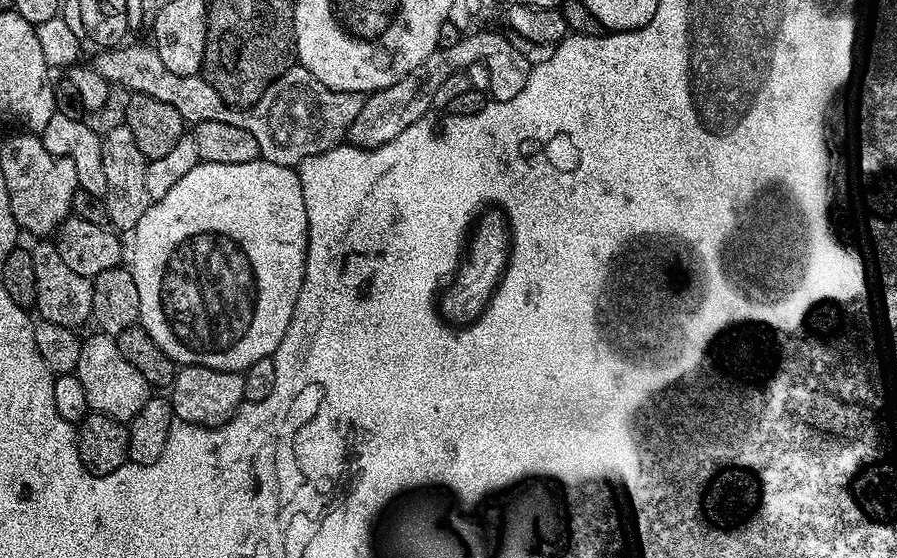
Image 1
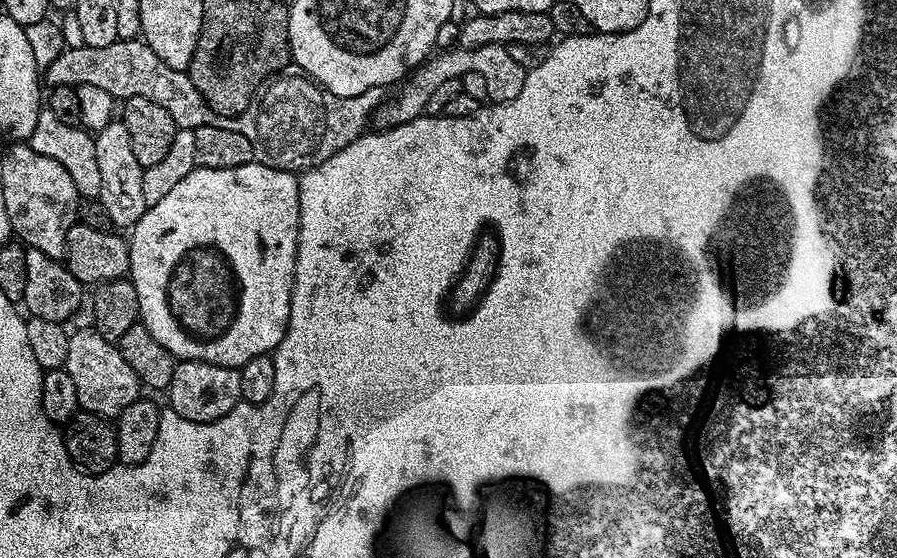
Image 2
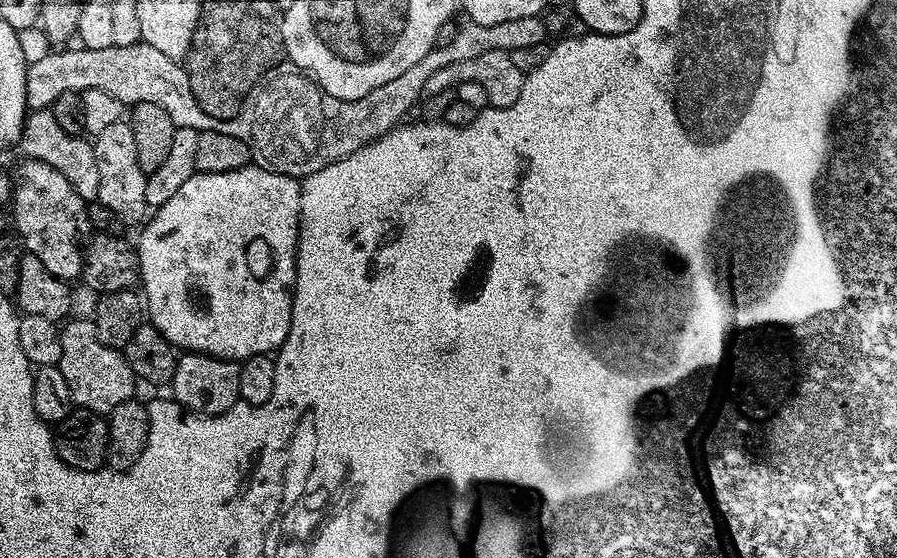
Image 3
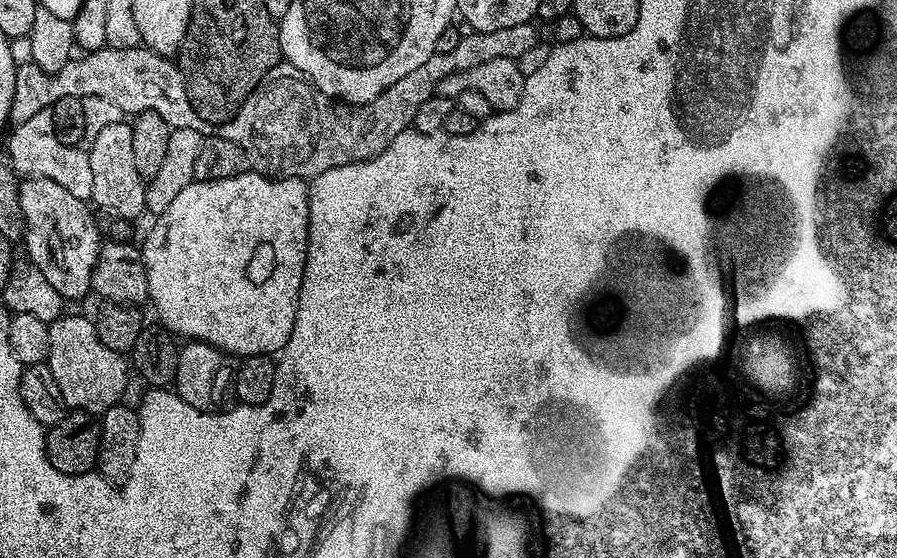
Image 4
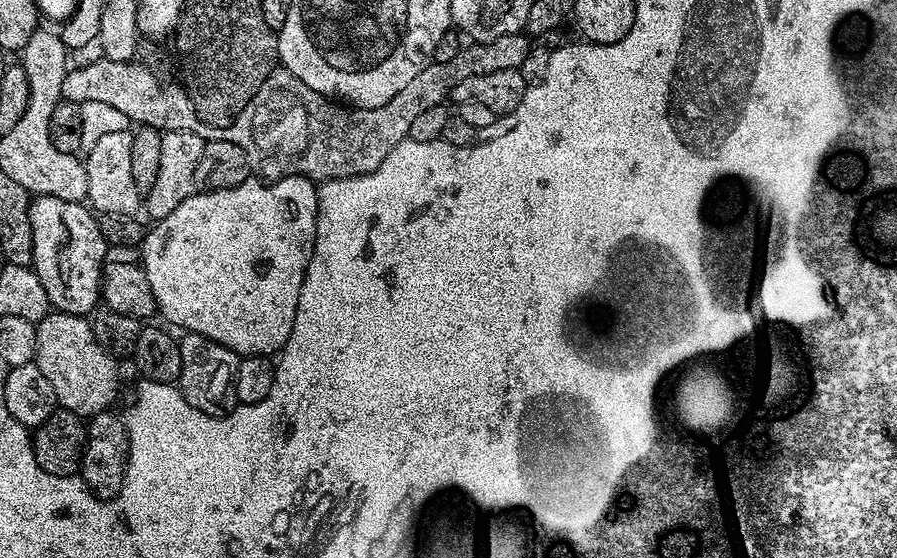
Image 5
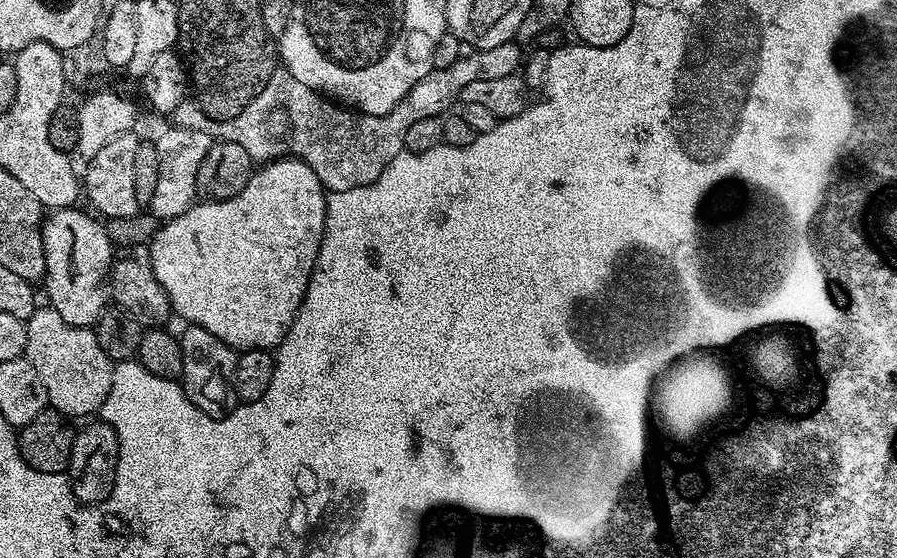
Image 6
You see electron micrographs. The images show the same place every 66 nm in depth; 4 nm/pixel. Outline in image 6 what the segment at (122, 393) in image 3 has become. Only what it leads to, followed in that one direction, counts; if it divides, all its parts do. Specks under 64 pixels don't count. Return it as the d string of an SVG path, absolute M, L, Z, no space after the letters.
M50 306L37 307L34 315L26 321L26 350L24 356L38 370L38 378L42 378L42 386L46 386L46 394L51 407L63 416L88 416L91 412L100 412L106 398L112 393L112 369L114 361L102 350L95 331L92 328L79 328L62 322L62 314Z

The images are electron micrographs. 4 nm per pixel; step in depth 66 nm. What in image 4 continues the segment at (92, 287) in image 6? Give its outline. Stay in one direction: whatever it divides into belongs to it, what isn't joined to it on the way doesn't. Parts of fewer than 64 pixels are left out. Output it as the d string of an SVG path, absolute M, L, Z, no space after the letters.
M37 176L20 180L20 205L24 219L22 245L28 251L25 252L27 259L42 270L42 275L65 302L89 295L92 292L92 271L102 243L93 209L85 201L74 198L70 190L58 186L58 182Z

